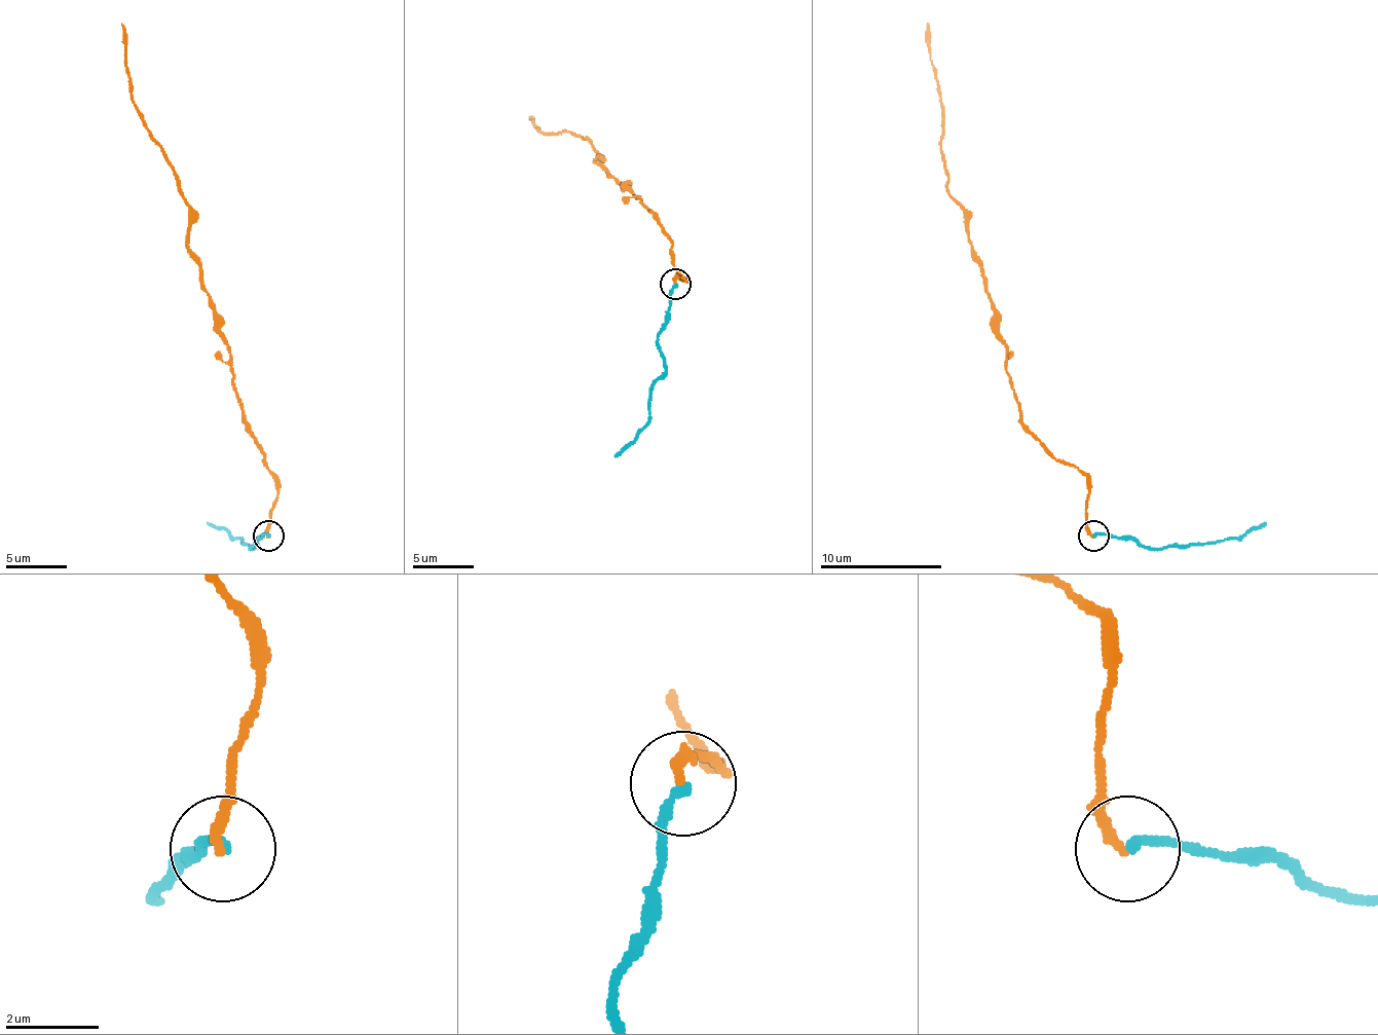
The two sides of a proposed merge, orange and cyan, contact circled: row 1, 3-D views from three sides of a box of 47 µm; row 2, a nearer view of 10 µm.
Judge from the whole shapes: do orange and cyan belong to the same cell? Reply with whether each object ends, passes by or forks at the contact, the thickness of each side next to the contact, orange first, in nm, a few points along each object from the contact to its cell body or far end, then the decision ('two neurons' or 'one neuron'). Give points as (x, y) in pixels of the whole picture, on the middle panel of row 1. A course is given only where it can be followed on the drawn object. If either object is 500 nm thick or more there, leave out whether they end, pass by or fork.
orange ends there; cyan ends there; 220 nm thick on the orange side, 220 nm on the other; orange runs (676, 282), (685, 279), (676, 269), (673, 242), (652, 212), (597, 162), (582, 136), (538, 130), (530, 117); cyan runs (676, 285), (667, 325), (658, 336), (664, 373), (652, 389), (648, 422), (616, 455); two neurons

